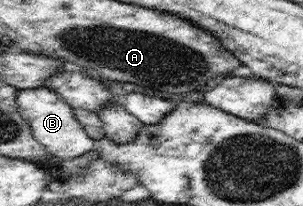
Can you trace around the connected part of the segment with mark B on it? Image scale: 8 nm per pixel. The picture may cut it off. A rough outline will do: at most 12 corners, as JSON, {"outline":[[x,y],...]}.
{"outline":[[24,88],[17,107],[48,154],[73,160],[96,148],[54,90]]}

